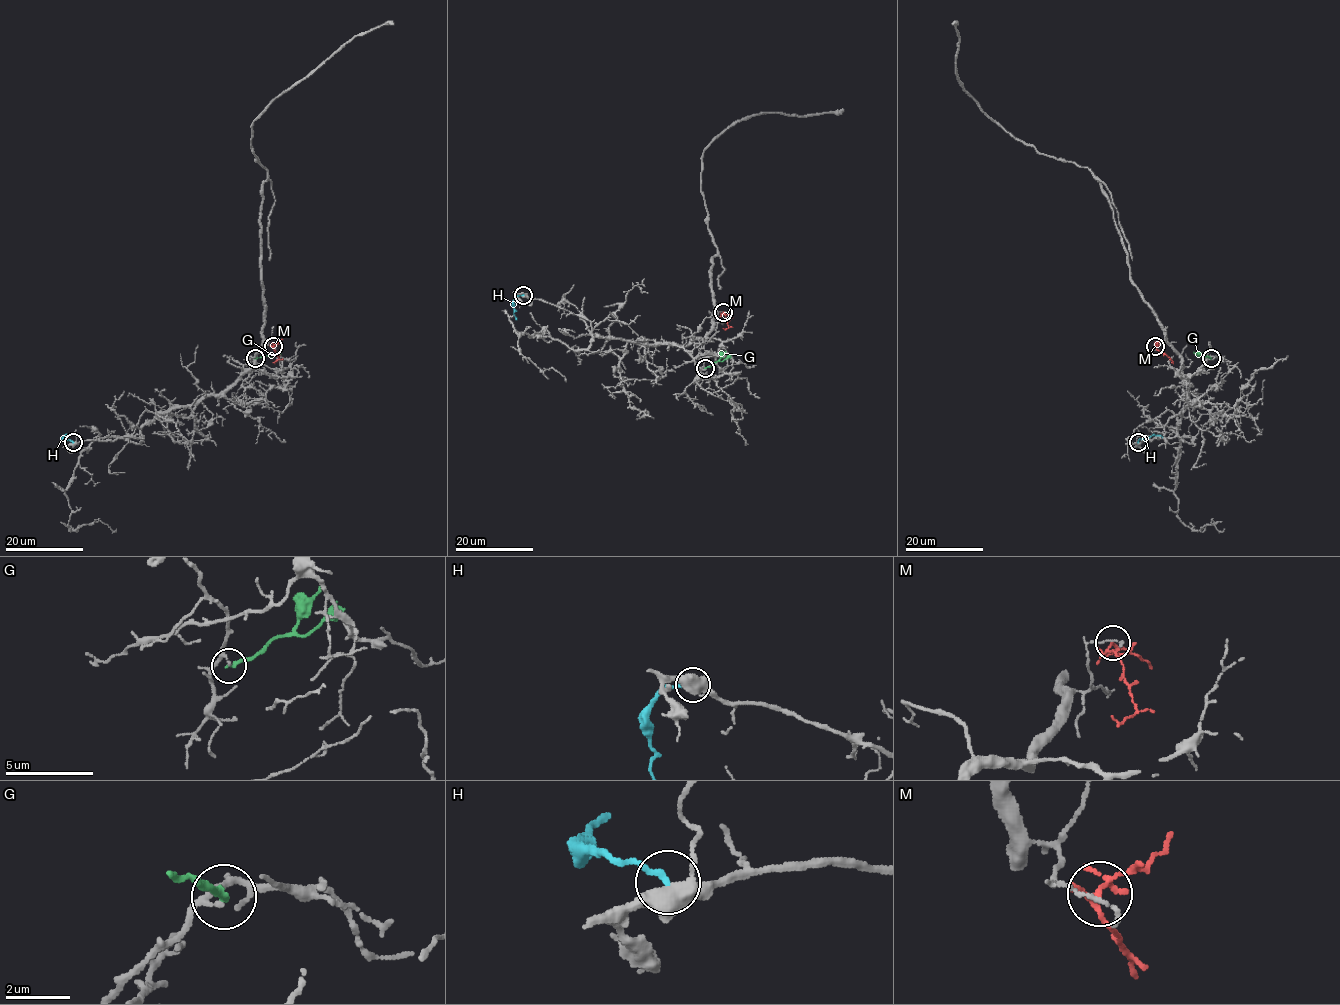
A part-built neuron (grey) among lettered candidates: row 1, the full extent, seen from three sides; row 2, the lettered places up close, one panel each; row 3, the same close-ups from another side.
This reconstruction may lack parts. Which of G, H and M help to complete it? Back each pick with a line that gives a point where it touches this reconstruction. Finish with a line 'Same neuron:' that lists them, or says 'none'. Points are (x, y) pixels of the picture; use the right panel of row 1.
Same neuron: none

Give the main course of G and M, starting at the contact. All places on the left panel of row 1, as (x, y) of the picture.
G: (255, 359), (280, 352)
M: (274, 346), (278, 359), (273, 362)

